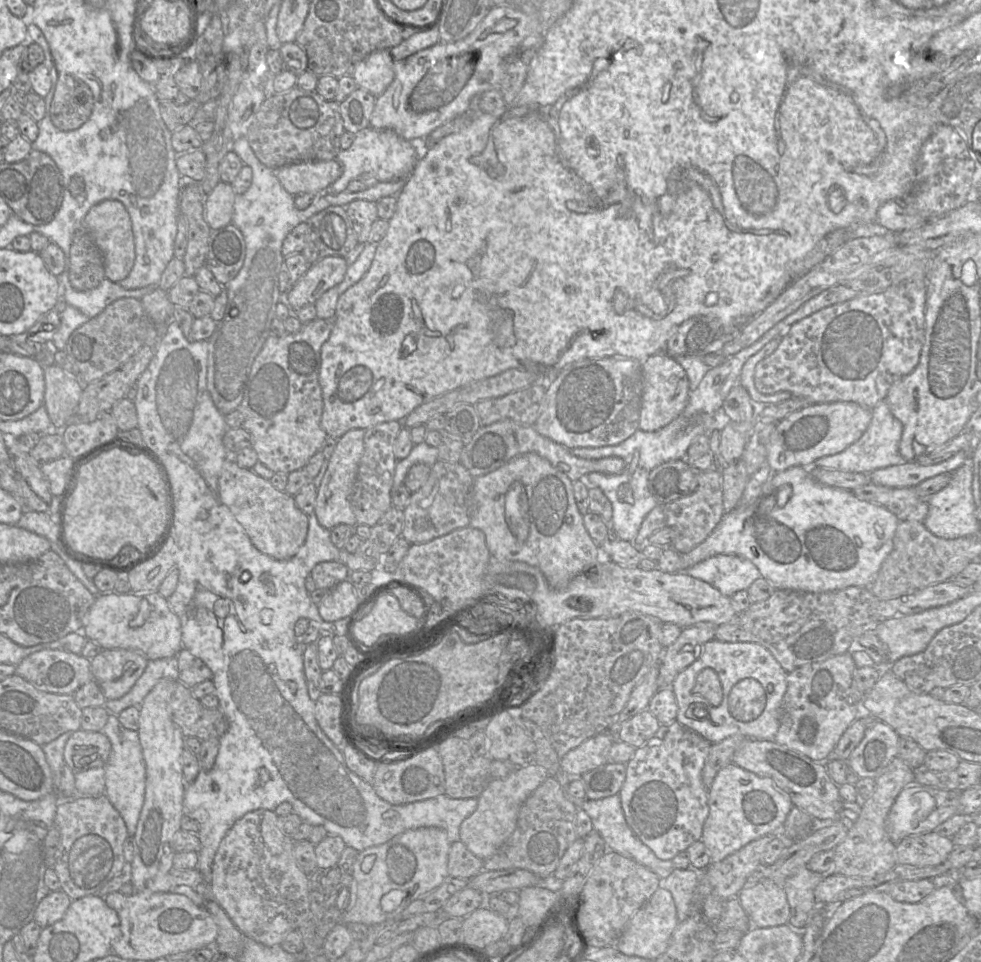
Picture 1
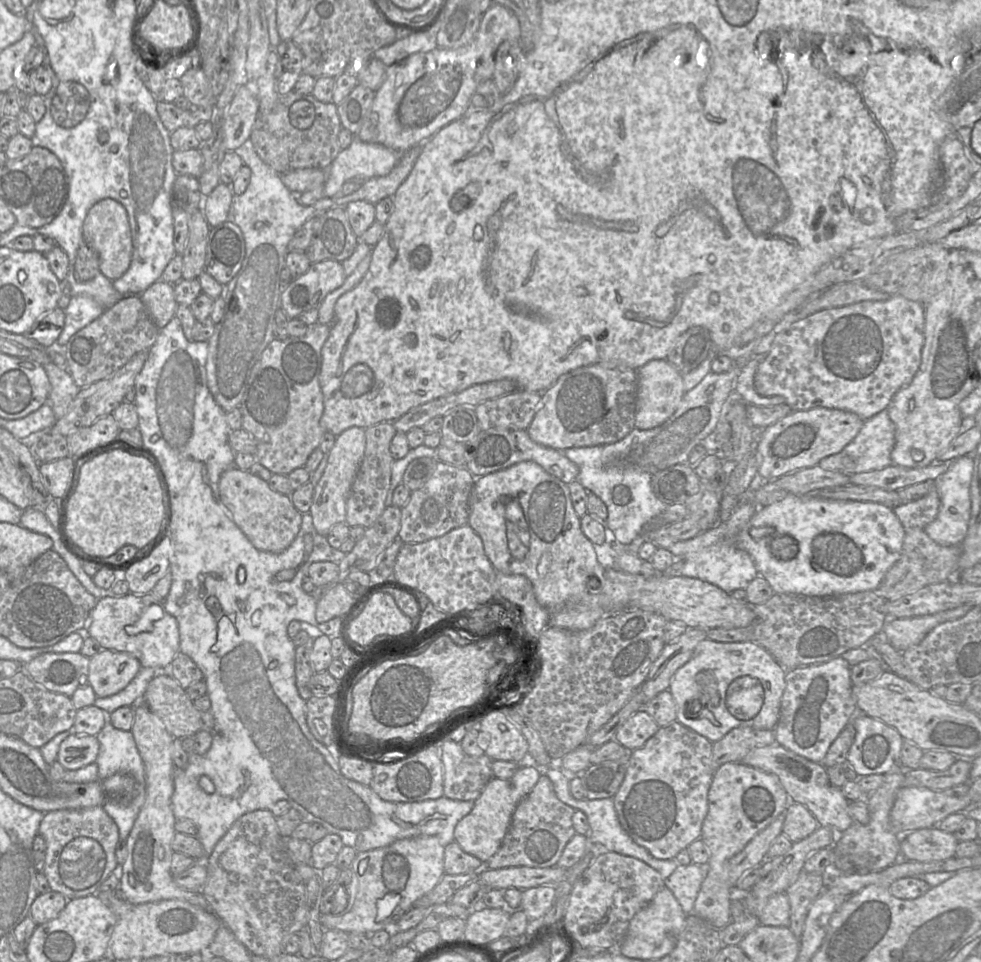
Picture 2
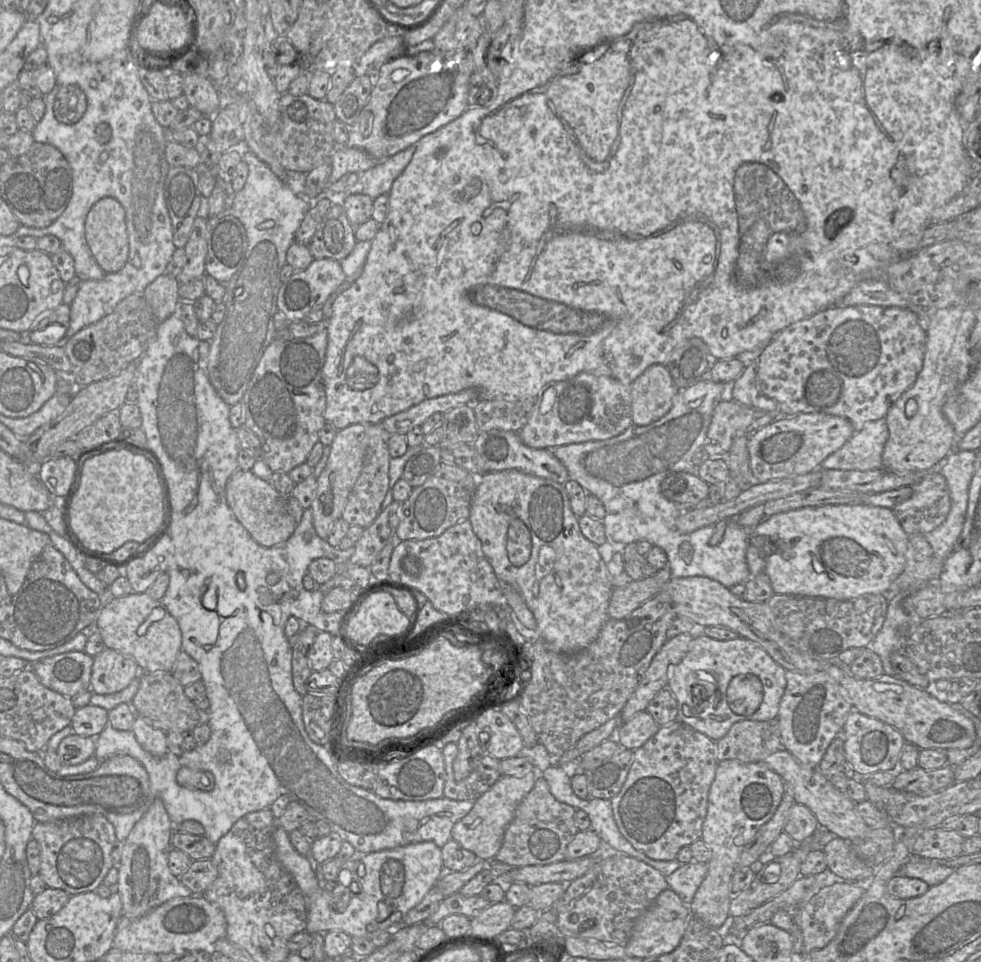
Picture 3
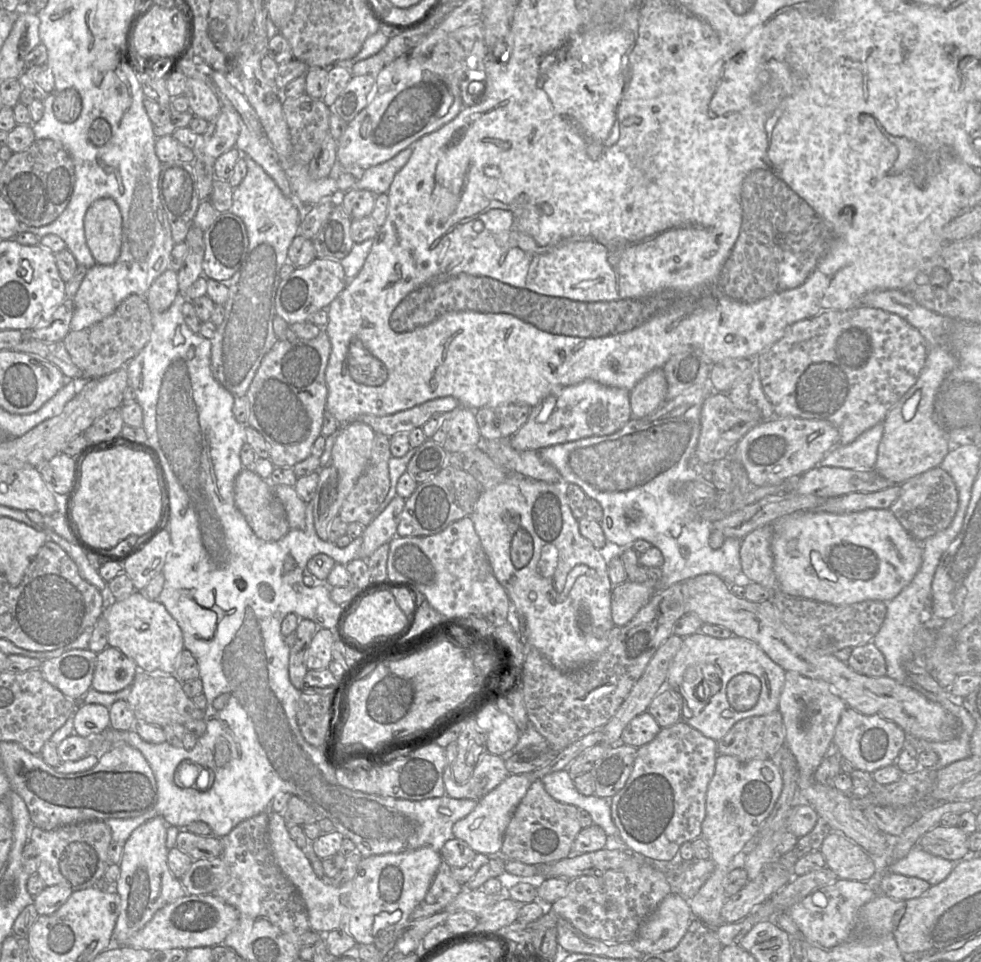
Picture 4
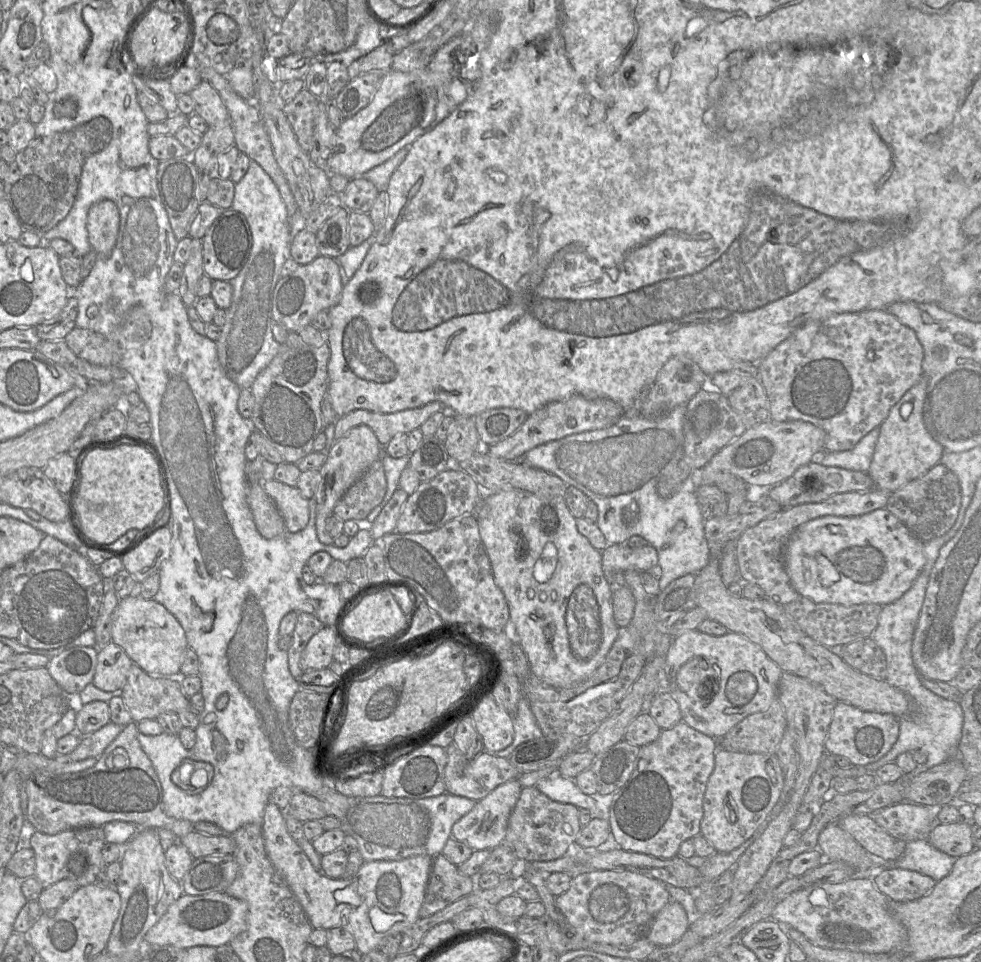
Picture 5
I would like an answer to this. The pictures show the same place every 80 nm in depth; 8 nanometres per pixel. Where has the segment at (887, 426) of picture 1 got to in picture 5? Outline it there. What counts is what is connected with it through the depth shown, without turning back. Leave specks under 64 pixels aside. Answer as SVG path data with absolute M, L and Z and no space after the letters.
M879 427L866 434L853 448L838 452L821 452L814 462L824 466L868 472L879 436Z

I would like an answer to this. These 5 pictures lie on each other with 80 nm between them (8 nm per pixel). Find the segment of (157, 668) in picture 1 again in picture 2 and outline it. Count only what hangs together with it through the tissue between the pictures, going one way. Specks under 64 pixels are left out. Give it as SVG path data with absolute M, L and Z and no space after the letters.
M141 668L132 681L119 693L100 698L97 697L93 706L96 706L108 714L120 707L134 707L142 702L142 697L149 682L160 673L168 673L168 669Z

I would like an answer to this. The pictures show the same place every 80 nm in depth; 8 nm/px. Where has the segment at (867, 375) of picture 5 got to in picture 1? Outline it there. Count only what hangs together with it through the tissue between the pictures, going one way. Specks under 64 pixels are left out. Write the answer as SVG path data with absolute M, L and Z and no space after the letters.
M904 281L885 291L859 295L796 322L780 338L777 349L760 361L754 371L754 386L765 395L789 392L810 404L854 402L874 409L885 400L893 383L918 365L925 341L926 281Z

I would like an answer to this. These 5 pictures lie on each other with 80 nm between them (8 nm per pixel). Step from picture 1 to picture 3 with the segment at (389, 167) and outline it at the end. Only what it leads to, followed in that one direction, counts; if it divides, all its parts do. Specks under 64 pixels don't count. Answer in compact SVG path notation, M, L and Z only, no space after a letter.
M338 146L332 153L332 171L329 184L338 181L348 173L363 173L378 163L379 160L362 149Z

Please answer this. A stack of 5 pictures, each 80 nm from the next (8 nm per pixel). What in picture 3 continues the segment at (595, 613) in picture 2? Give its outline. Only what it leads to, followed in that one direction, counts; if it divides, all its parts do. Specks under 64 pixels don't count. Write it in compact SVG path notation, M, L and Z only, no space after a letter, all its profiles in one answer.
M502 470L484 473L478 476L478 484L470 507L468 520L472 525L475 535L481 542L482 551L492 566L495 575L501 583L510 585L522 596L527 607L535 617L539 637L543 639L549 647L556 652L573 654L583 650L597 638L603 625L610 619L608 606L613 591L613 579L607 571L607 565L600 556L597 546L582 534L579 526L579 518L571 509L569 497L563 484L519 470Z

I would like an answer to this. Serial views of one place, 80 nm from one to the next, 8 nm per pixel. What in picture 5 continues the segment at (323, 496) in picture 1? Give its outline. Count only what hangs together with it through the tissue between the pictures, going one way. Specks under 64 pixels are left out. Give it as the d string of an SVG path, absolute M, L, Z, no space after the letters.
M367 425L351 428L332 446L325 463L319 470L321 481L314 495L316 501L316 534L321 543L334 544L334 539L326 529L327 520L333 515L334 507L370 465L384 455L384 447L379 443L373 430Z

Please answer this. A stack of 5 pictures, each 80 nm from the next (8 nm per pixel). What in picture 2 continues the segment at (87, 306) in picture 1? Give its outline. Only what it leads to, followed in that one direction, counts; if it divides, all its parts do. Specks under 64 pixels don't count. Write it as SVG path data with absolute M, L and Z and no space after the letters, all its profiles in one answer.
M68 265L68 273L65 279L71 286L72 296L87 295L94 299L105 310L124 298L124 296L113 287L112 281L101 272L91 280L81 281L77 278L76 271L73 272L73 265Z

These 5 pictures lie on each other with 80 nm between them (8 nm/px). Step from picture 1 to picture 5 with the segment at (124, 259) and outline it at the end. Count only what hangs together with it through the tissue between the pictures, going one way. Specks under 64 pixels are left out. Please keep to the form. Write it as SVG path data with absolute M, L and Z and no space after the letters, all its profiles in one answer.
M103 199L92 205L88 211L87 231L92 250L98 256L109 256L115 247L120 226L117 205Z

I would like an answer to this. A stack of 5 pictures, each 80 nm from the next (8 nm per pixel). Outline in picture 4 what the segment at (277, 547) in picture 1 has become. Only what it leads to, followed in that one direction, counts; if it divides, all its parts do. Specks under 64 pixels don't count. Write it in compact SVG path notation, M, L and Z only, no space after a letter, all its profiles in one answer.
M243 468L234 482L234 501L237 509L256 536L266 542L283 538L290 530L285 509L268 480L262 479L252 468Z

